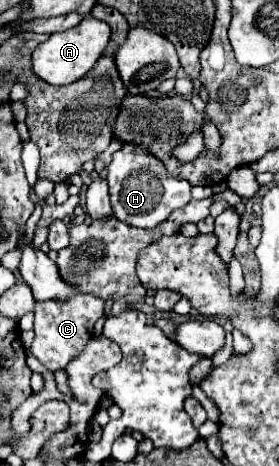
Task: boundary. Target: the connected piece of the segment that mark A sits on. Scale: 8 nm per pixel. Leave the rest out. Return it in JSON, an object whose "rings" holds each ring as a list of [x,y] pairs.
{"rings":[[[88,16],[74,30],[50,34],[50,38],[42,42],[32,54],[32,72],[48,84],[56,84],[56,86],[70,84],[82,78],[96,64],[96,60],[100,58],[102,50],[108,44],[108,38],[110,38],[110,26],[102,20],[94,20]]]}

